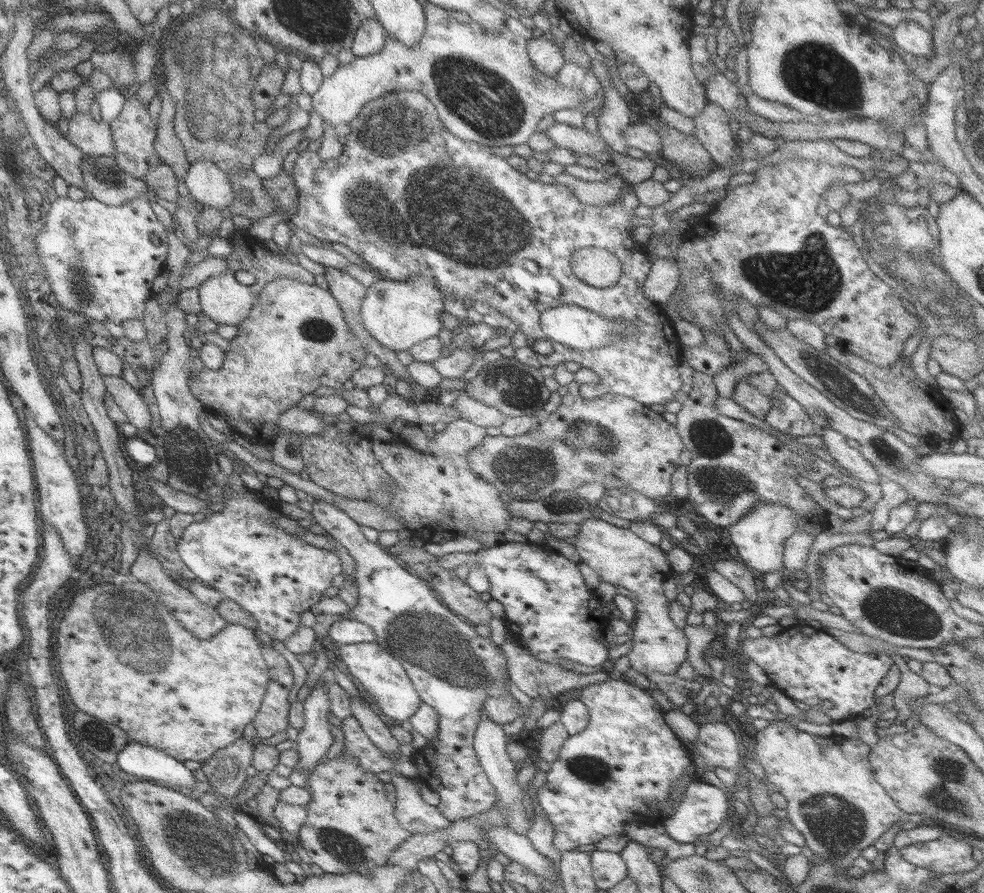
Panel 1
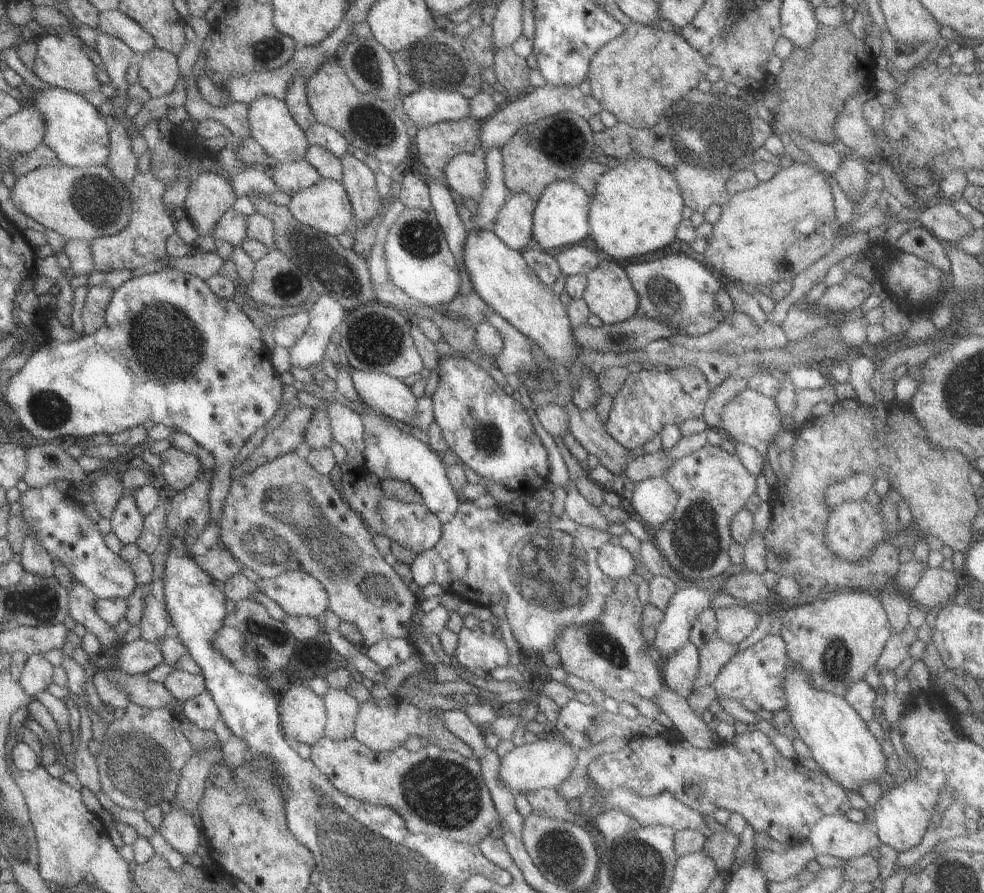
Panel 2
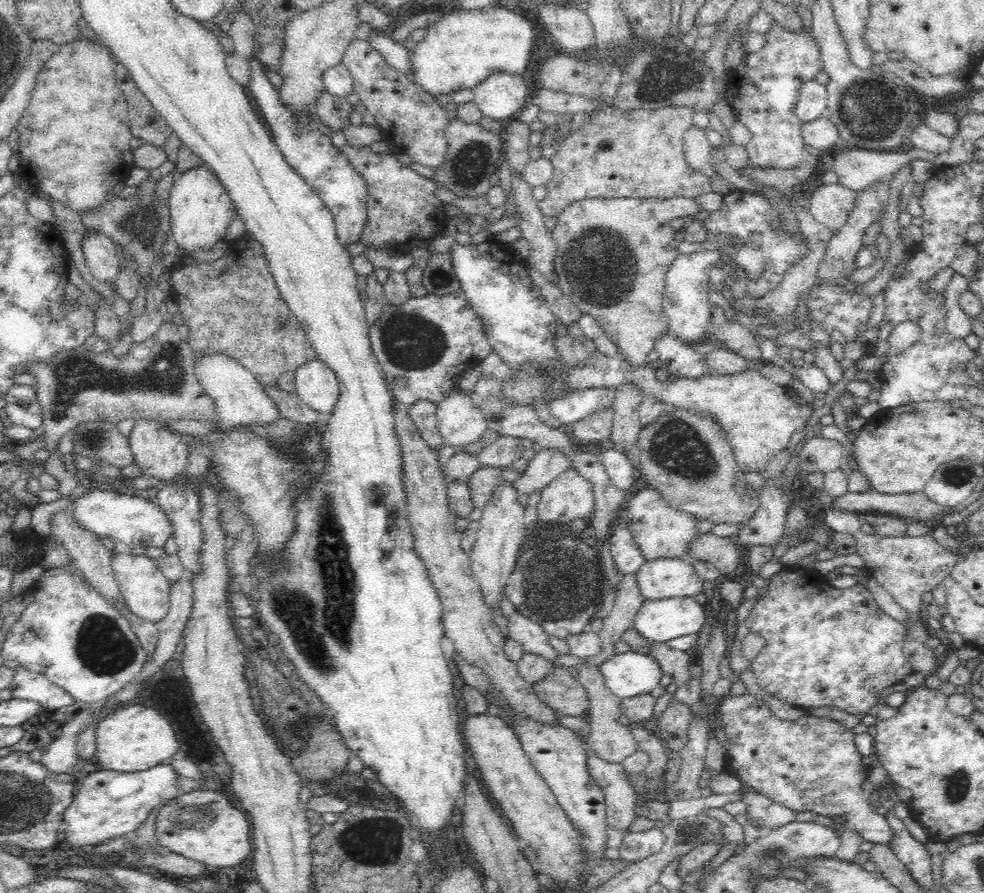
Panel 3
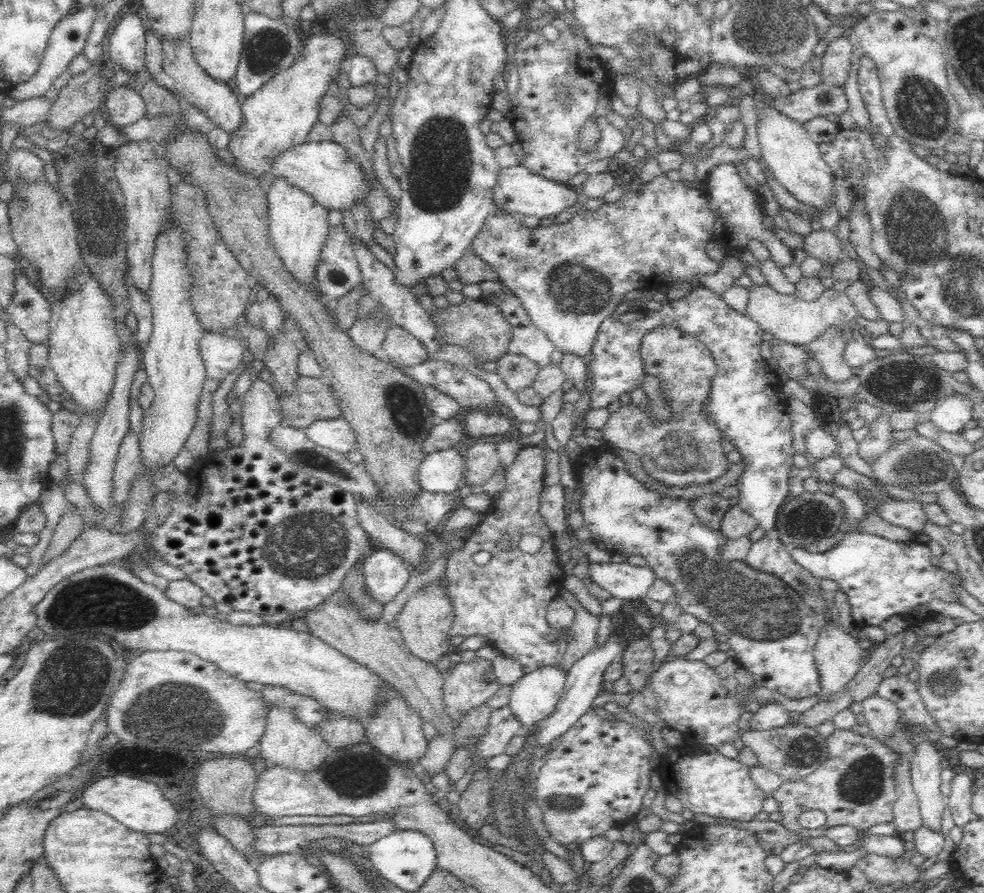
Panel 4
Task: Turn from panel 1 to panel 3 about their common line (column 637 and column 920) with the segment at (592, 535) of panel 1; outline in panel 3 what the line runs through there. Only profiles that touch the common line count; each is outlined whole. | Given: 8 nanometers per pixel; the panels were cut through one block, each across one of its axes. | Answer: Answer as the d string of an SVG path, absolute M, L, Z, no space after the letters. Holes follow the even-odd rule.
M831 508L824 514L824 522L830 526L834 532L846 533L854 538L857 553L865 562L865 569L870 576L876 578L878 584L890 592L894 602L898 603L908 615L908 623L904 636L904 646L902 652L904 658L912 665L914 671L920 671L926 677L936 675L940 667L941 659L933 655L933 648L924 644L924 641L931 636L930 628L922 620L926 611L922 603L922 594L930 592L935 586L942 583L946 577L951 576L951 570L957 563L959 555L951 550L944 549L934 539L930 531L922 536L882 537L876 533L864 533L860 527L861 515L848 511Z

